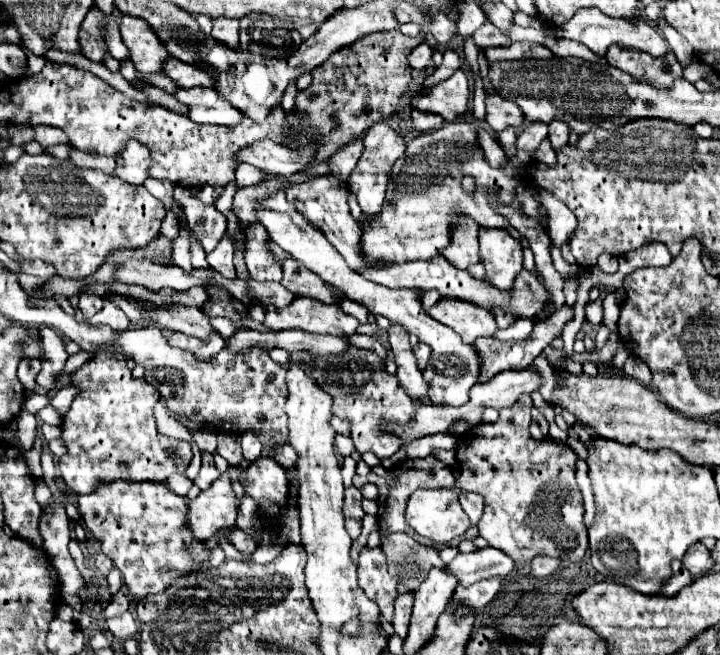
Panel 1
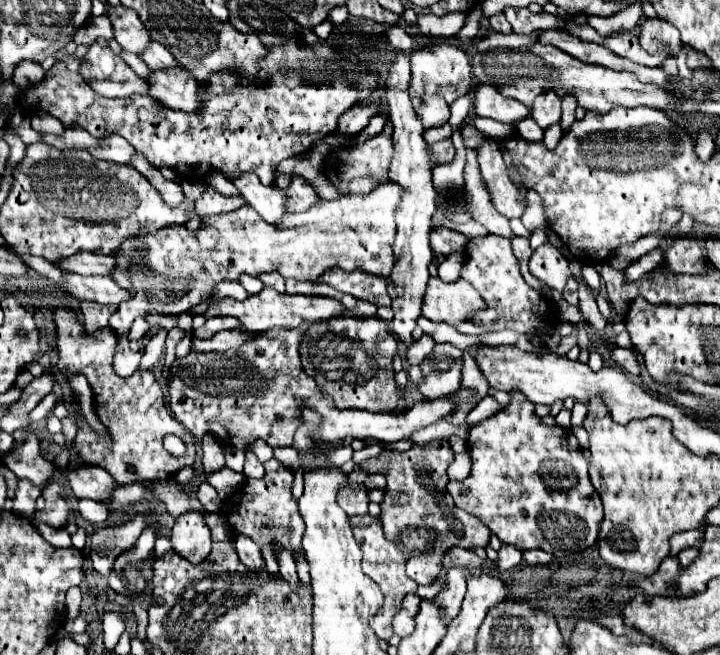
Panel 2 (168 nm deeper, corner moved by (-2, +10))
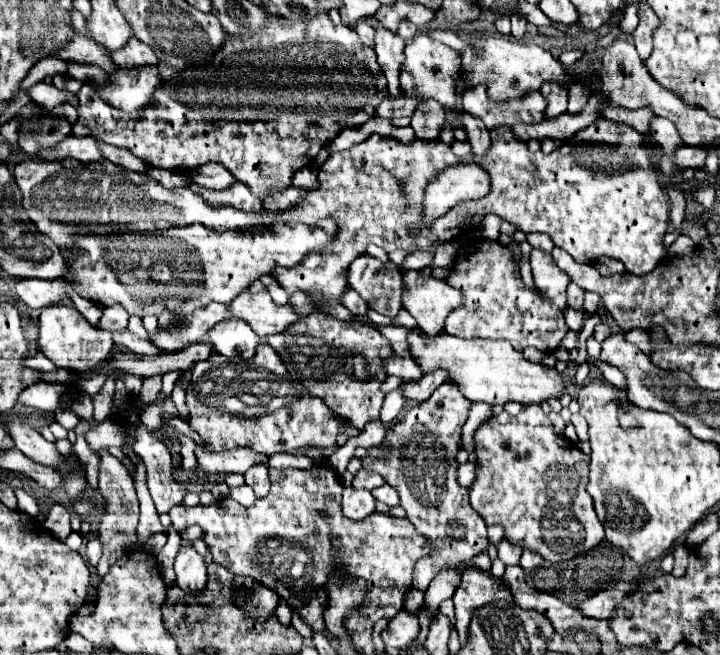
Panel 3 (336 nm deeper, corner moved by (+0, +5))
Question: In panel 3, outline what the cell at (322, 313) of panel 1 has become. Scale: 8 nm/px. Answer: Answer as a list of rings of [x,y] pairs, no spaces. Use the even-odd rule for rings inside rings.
[[[242,291],[230,303],[230,313],[236,319],[246,321],[258,337],[282,333],[288,325],[300,319],[290,305],[278,307],[276,303],[272,303],[268,291],[260,291],[260,293]]]

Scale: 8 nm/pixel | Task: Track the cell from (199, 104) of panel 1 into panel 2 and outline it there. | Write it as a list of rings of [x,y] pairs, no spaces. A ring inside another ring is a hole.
[[[174,66],[172,70],[156,70],[148,76],[148,82],[150,96],[164,106],[182,112],[196,112],[202,106],[200,86],[196,86],[196,78],[180,66]]]

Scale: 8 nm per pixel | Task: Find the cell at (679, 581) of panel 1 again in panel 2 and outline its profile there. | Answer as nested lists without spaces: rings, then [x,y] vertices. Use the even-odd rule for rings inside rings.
[[[668,556],[658,572],[650,578],[636,578],[636,584],[648,594],[648,596],[660,596],[660,594],[674,594],[676,588],[676,578],[678,578],[678,558]]]

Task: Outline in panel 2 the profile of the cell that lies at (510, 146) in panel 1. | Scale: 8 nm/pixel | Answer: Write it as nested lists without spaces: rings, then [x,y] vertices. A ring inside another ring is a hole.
[[[474,118],[472,124],[482,132],[486,134],[488,138],[496,140],[496,142],[502,142],[502,138],[510,138],[510,134],[514,132],[514,126],[504,126],[500,122],[494,122],[490,118]]]

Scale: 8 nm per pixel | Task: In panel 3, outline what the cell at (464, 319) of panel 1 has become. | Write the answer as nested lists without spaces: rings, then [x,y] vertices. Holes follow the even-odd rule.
[[[404,271],[404,293],[402,293],[402,307],[416,319],[418,327],[426,335],[438,335],[444,327],[444,321],[450,311],[462,305],[462,293],[450,285],[446,285],[442,279],[436,281],[434,277],[424,275],[422,271]]]

